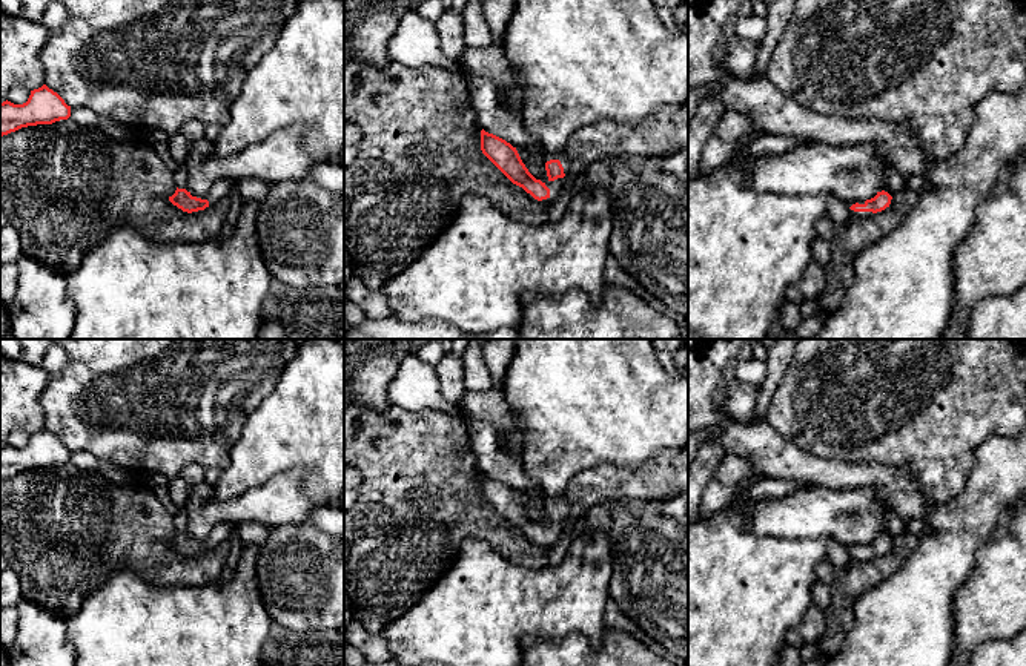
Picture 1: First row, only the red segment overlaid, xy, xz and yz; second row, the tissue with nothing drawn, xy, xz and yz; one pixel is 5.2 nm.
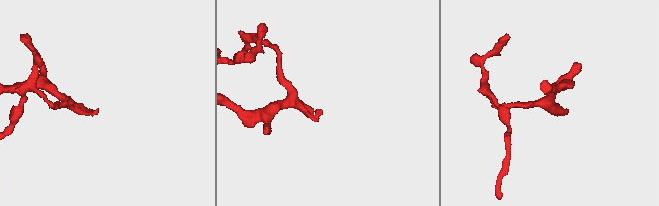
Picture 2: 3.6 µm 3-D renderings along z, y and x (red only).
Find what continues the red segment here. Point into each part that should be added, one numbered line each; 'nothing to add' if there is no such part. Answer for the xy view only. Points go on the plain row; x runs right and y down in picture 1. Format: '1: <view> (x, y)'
1: xy (221, 531)

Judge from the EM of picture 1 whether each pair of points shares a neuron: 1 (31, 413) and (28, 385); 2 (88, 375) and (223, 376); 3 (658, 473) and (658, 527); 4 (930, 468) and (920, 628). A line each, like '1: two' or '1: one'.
1: one
2: one
3: two
4: two

